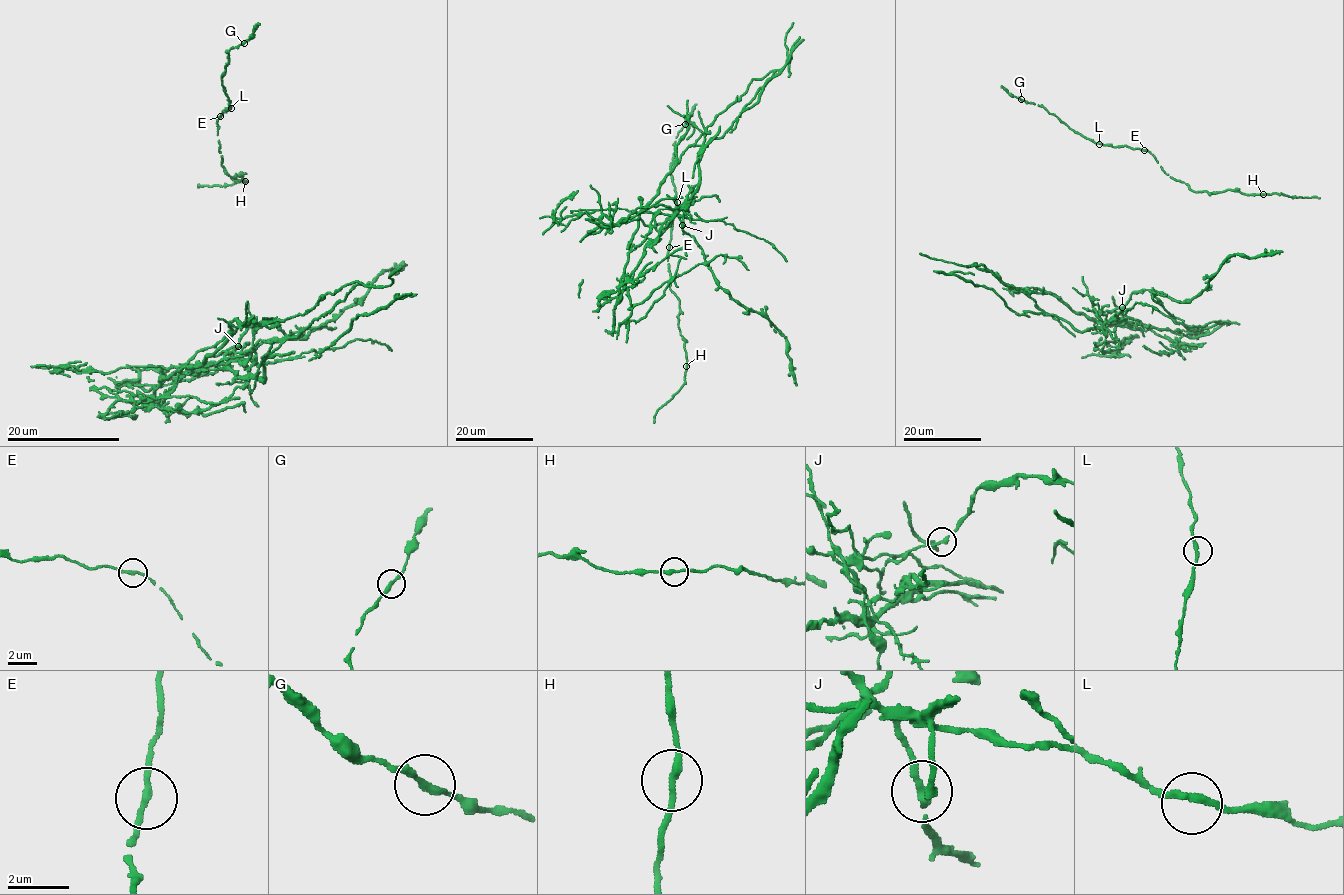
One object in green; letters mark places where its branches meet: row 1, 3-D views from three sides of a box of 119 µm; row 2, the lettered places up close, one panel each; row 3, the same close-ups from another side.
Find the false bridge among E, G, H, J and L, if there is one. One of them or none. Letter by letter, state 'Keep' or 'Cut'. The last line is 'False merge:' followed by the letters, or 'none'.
E: Keep
G: Keep
H: Keep
J: Cut
L: Keep
False merge: J

